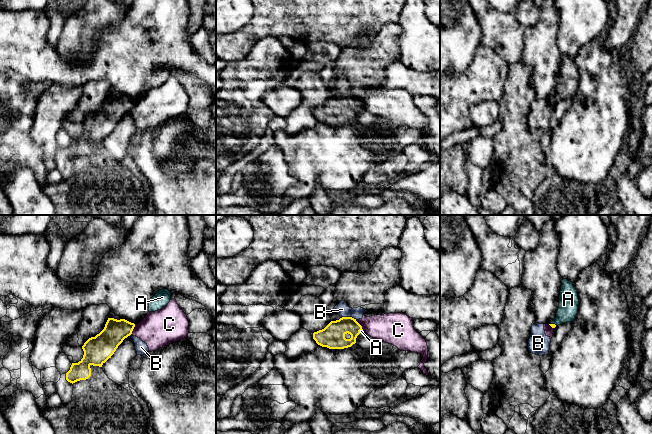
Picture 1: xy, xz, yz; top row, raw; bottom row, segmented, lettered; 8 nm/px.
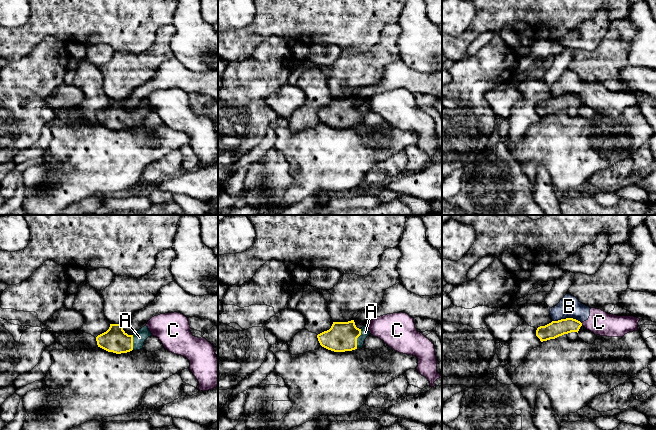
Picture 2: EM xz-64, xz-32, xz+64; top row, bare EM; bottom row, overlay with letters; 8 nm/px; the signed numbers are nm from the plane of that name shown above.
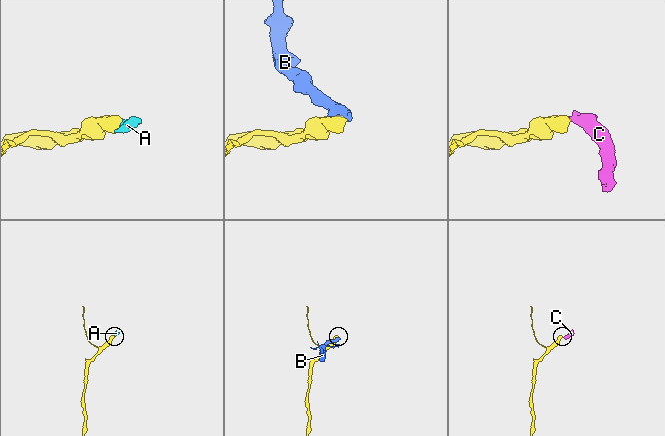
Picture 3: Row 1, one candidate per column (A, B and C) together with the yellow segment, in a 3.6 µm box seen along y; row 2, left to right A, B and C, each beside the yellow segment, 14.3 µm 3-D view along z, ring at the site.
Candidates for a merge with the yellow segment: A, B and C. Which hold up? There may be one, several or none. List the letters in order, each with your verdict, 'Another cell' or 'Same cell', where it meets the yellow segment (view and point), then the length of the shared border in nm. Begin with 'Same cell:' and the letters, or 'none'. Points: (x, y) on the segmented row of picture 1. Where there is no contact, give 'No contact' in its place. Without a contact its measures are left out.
Same cell: A
A: Same cell. Touches yellow at yz (553, 324). Shared border 60 nm
B: Another cell. Touches yellow at xz (349, 317). Shared border 120 nm
C: Another cell. Touches yellow at xy (133, 328). Shared border 90 nm

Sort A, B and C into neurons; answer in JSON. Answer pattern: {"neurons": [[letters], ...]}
{"neurons": [["A"], ["B", "C"]]}

